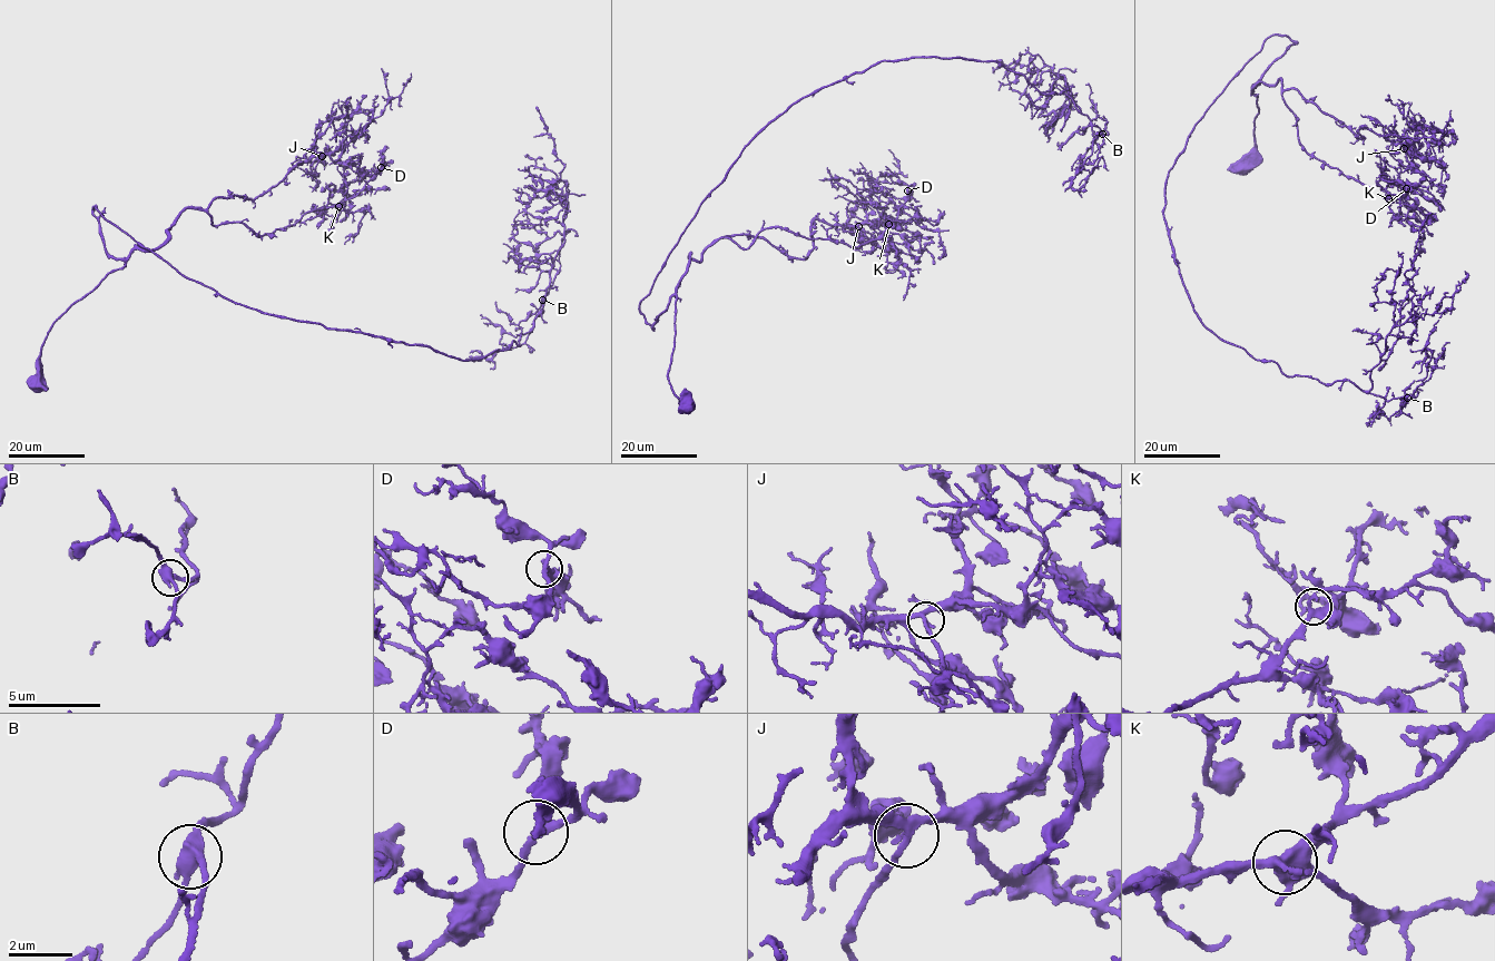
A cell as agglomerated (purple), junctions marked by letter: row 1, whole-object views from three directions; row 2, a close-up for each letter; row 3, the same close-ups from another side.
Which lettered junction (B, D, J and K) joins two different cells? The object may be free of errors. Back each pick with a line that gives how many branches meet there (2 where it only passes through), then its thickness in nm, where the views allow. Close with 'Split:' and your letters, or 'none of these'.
Split: none of these

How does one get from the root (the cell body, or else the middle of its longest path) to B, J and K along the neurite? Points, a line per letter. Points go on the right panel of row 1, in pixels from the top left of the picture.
B: (1242, 165), (1252, 86), (1284, 35), (1170, 168), (1179, 273), (1205, 325), (1288, 376), (1407, 398)
J: (1242, 165), (1259, 110), (1251, 89), (1281, 79), (1282, 89), (1295, 89), (1360, 139), (1363, 128), (1404, 148)
K: (1242, 165), (1253, 147), (1259, 110), (1251, 89), (1281, 79), (1302, 149), (1363, 185), (1380, 186), (1388, 198)

